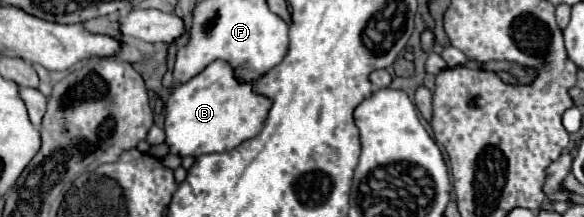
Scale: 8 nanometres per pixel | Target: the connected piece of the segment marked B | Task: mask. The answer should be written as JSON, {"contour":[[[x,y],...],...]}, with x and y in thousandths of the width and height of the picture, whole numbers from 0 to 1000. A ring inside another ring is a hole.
{"contour":[[[361,290],[348,336],[341,336],[327,382],[307,392],[286,484],[283,484],[283,659],[296,714],[307,724],[341,724],[351,705],[385,705],[402,687],[409,659],[437,631],[443,585],[450,585],[450,530],[457,530],[457,456],[443,456],[443,438],[430,438],[430,382],[402,382],[402,346],[389,290]]]}

